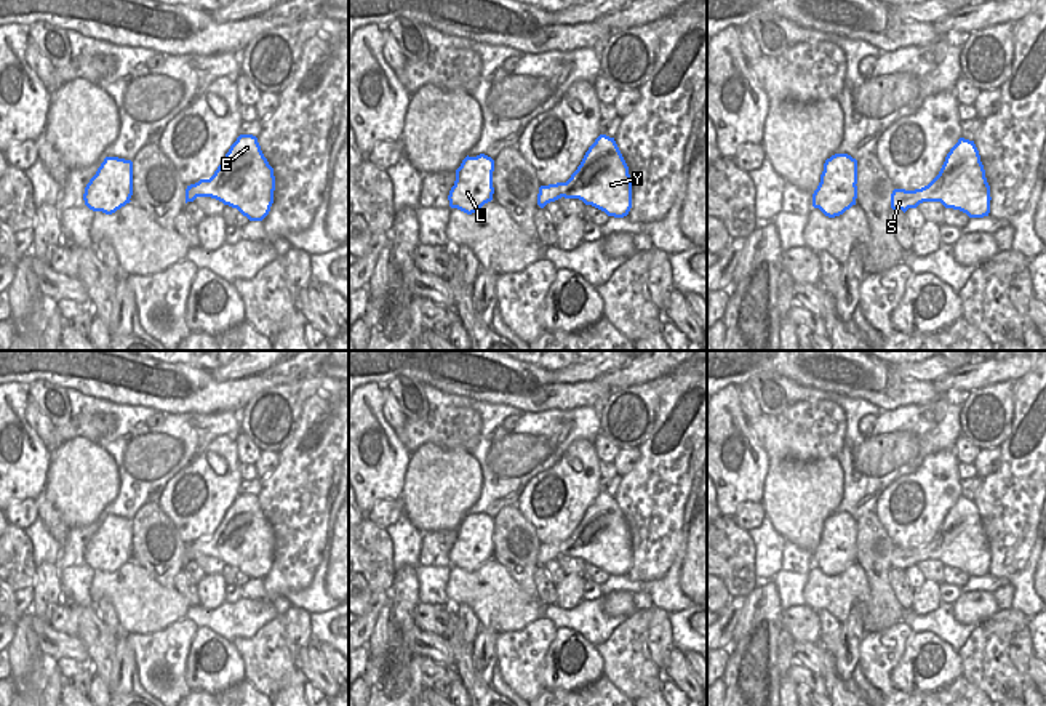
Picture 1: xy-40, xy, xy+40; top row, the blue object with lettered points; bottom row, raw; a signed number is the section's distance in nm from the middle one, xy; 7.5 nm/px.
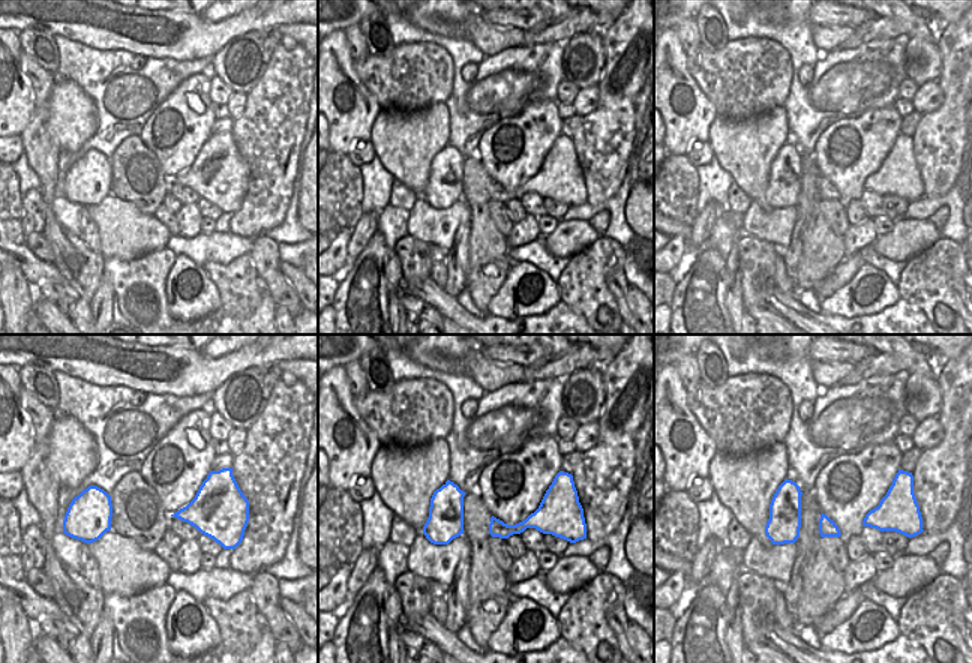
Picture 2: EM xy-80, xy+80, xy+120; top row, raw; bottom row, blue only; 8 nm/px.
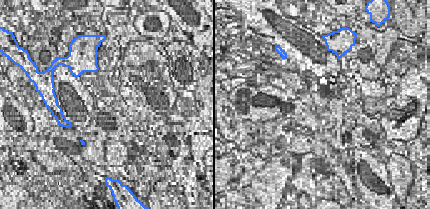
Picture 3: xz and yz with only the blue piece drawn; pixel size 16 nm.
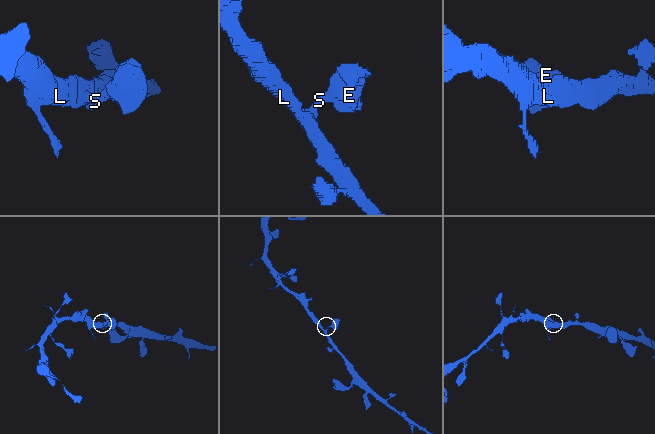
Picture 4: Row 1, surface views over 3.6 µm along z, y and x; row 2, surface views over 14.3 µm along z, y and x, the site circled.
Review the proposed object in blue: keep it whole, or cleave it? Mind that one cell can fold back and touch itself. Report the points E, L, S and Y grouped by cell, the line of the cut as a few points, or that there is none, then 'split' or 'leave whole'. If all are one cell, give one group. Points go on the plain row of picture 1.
E L S Y; no cut; leave whole

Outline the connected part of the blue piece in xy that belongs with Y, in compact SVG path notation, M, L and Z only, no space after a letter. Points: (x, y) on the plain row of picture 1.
M600 493L566 541L541 544L537 564L544 567L558 557L579 557L608 575L624 576L632 567L632 536L614 499Z

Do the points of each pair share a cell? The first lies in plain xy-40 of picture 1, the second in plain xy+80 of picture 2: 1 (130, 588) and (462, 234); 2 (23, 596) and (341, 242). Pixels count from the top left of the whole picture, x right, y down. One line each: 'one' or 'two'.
1: two
2: one

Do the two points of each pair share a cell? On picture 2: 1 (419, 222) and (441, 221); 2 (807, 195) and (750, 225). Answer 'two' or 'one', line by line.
1: one
2: two

